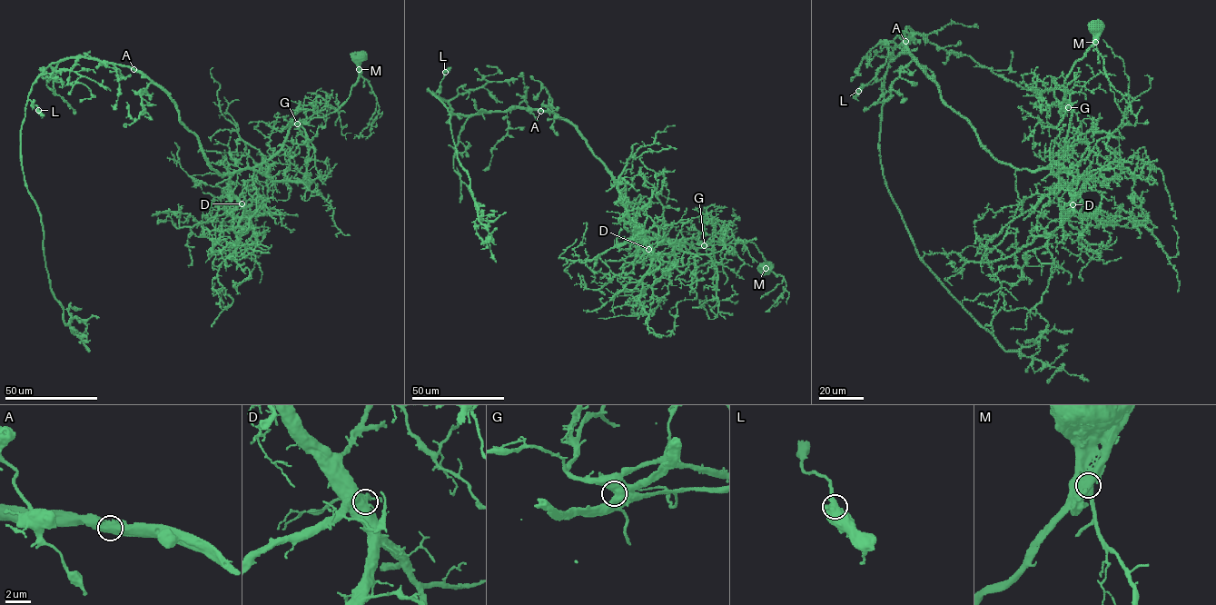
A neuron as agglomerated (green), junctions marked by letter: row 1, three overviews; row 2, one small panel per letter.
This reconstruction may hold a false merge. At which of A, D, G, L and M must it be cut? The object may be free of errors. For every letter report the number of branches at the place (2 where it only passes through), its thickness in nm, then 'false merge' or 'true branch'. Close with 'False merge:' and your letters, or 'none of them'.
A: 2 | 700 nm | true branch
D: 2 | 650 nm | true branch
G: 2 | 700 nm | true branch
L: 2 | 700 nm | true branch
M: 2 | 800 nm | false merge
False merge: M

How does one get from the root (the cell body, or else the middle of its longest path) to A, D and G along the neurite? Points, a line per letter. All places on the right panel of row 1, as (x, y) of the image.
A: (1093, 28), (1092, 44), (1064, 80), (1072, 117), (1063, 152), (1033, 171), (999, 162), (983, 145), (904, 41)
D: (1093, 28), (1092, 44), (1064, 80), (1068, 134), (1062, 154), (1049, 166), (1072, 204)
G: (1093, 28), (1092, 24), (1092, 44), (1064, 80), (1068, 107)

